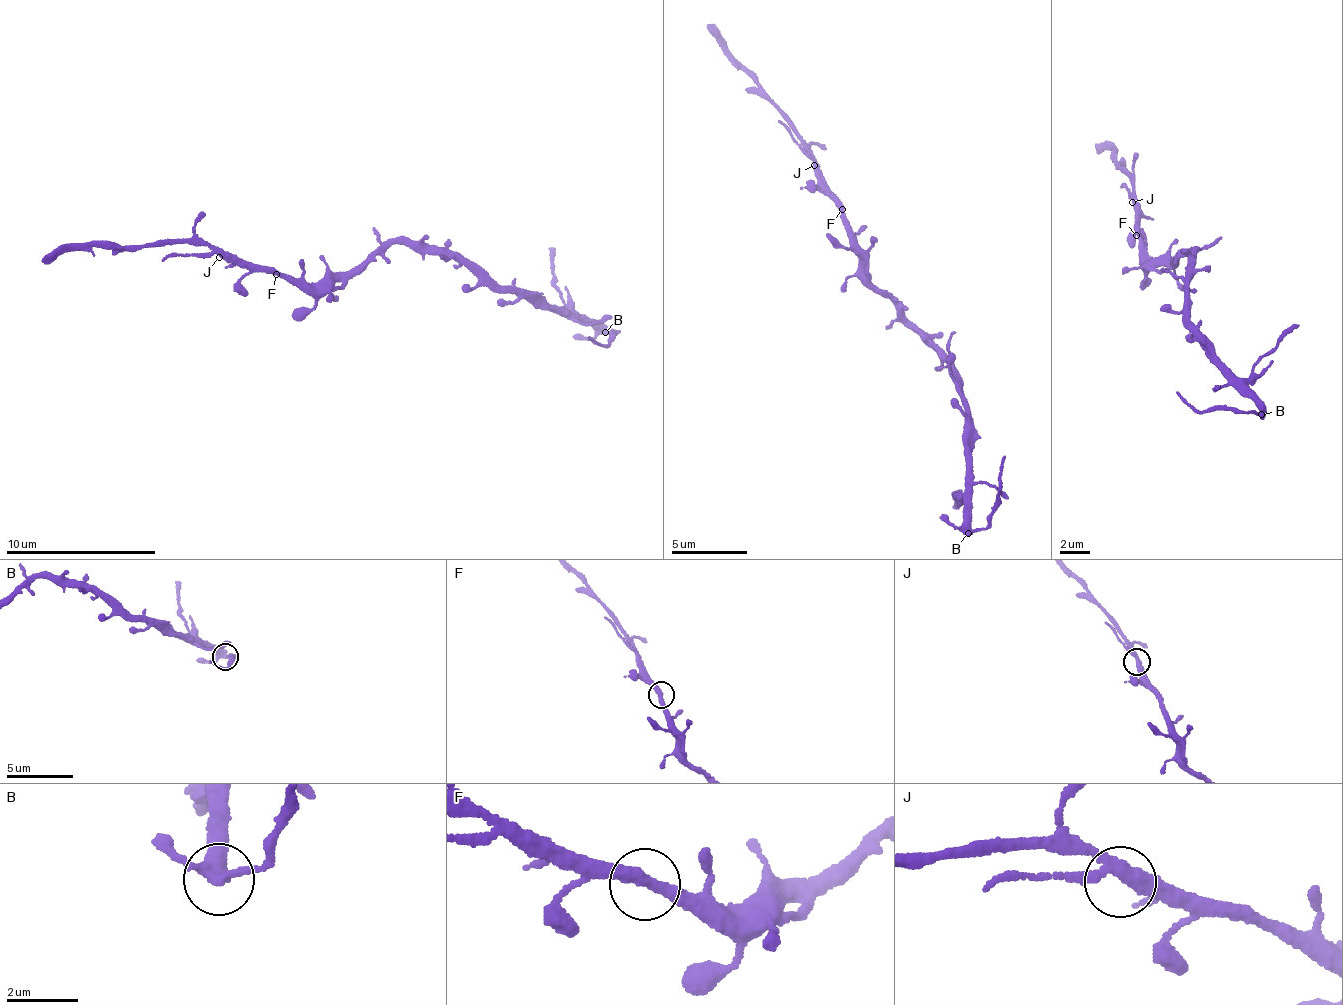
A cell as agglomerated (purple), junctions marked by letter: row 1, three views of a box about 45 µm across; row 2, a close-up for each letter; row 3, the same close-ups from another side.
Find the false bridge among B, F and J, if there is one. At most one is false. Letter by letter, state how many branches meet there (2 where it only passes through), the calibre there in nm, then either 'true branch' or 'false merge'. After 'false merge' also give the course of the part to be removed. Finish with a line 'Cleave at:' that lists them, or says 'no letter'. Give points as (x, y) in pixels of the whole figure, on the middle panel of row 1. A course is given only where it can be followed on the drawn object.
B: 3 | 300 nm | false merge | (969, 532), (987, 527), (999, 489), (1004, 456)
F: 2 | 340 nm | true branch
J: 3 | 300 nm | true branch
Cleave at: B

